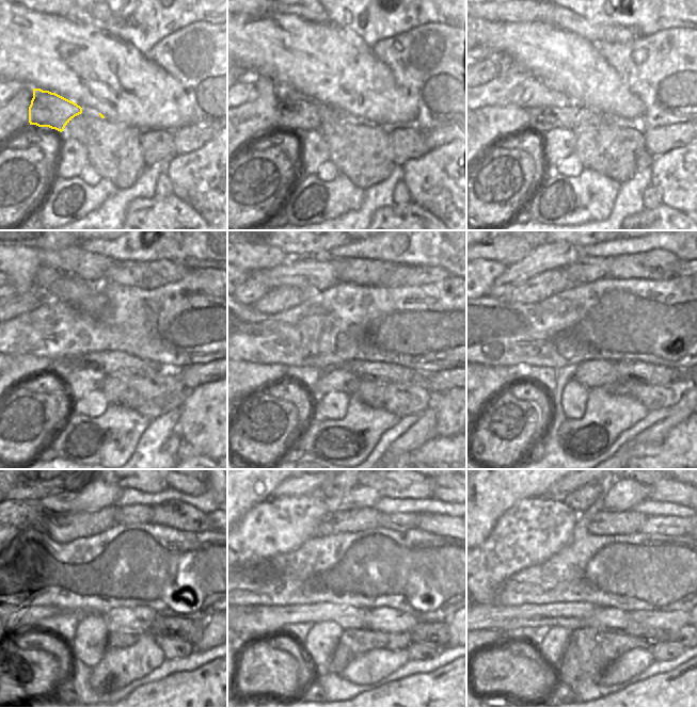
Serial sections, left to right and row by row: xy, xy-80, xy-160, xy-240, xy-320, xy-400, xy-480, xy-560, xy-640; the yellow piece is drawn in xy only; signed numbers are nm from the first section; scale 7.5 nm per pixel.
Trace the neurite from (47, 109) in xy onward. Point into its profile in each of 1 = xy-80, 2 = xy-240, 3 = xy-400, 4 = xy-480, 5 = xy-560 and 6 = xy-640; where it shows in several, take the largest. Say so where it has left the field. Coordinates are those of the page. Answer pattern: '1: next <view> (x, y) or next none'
1: next xy-80 (298, 115)
2: next xy-240 (111, 363)
3: next xy-400 (646, 373)
4: next xy-480 (190, 631)
5: next xy-560 (431, 633)
6: next xy-640 (683, 636)

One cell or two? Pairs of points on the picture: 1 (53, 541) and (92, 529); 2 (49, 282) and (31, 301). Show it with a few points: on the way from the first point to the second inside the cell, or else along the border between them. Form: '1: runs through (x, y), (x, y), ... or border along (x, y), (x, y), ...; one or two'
1: runs through (63, 531), (82, 529); one
2: border along (35, 288), (48, 301); two

